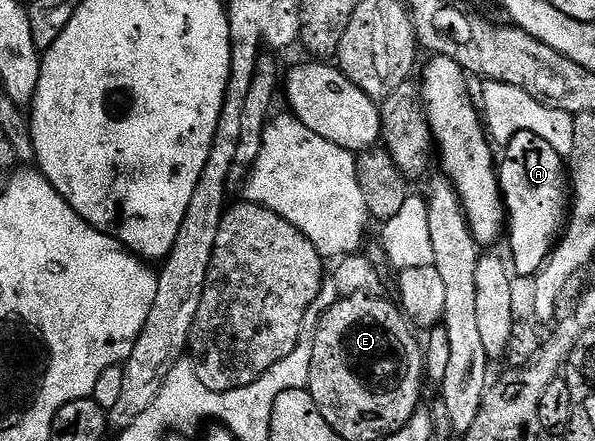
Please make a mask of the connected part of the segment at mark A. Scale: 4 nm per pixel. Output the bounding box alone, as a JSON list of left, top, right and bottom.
[497,131,568,278]

